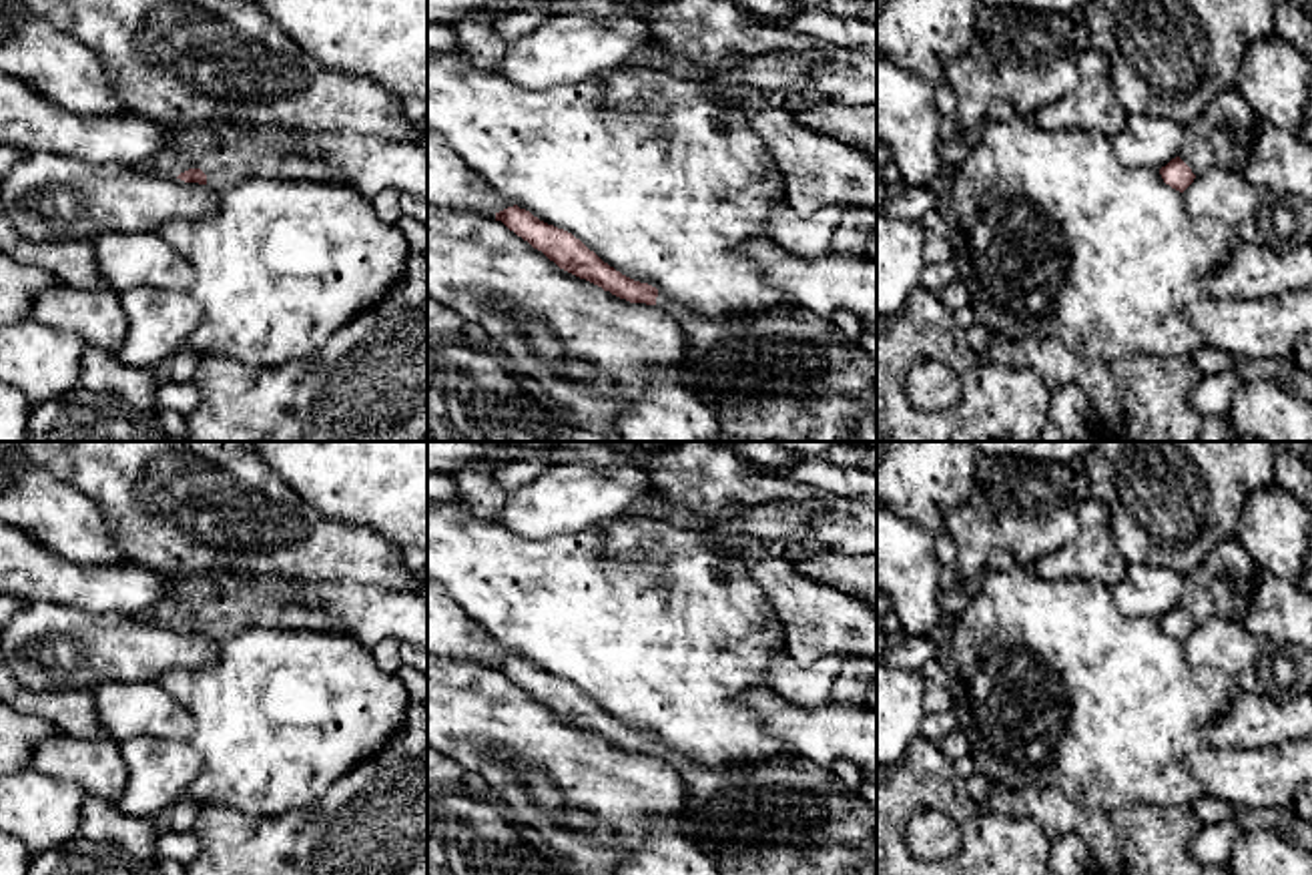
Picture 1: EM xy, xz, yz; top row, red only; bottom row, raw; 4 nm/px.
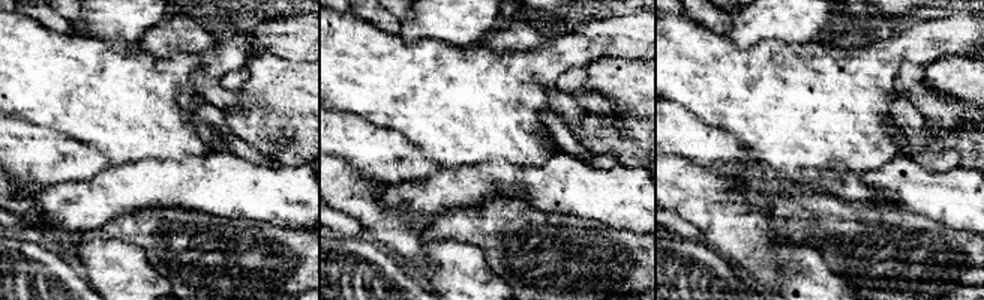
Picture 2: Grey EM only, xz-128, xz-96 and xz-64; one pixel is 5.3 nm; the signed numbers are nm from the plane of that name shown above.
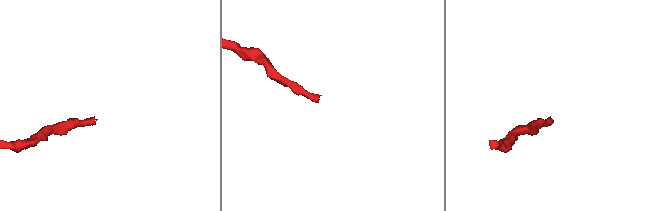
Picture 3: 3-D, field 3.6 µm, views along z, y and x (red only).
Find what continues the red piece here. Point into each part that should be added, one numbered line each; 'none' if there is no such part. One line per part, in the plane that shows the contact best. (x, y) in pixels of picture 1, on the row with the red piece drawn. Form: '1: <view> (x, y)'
1: xy (227, 153)

